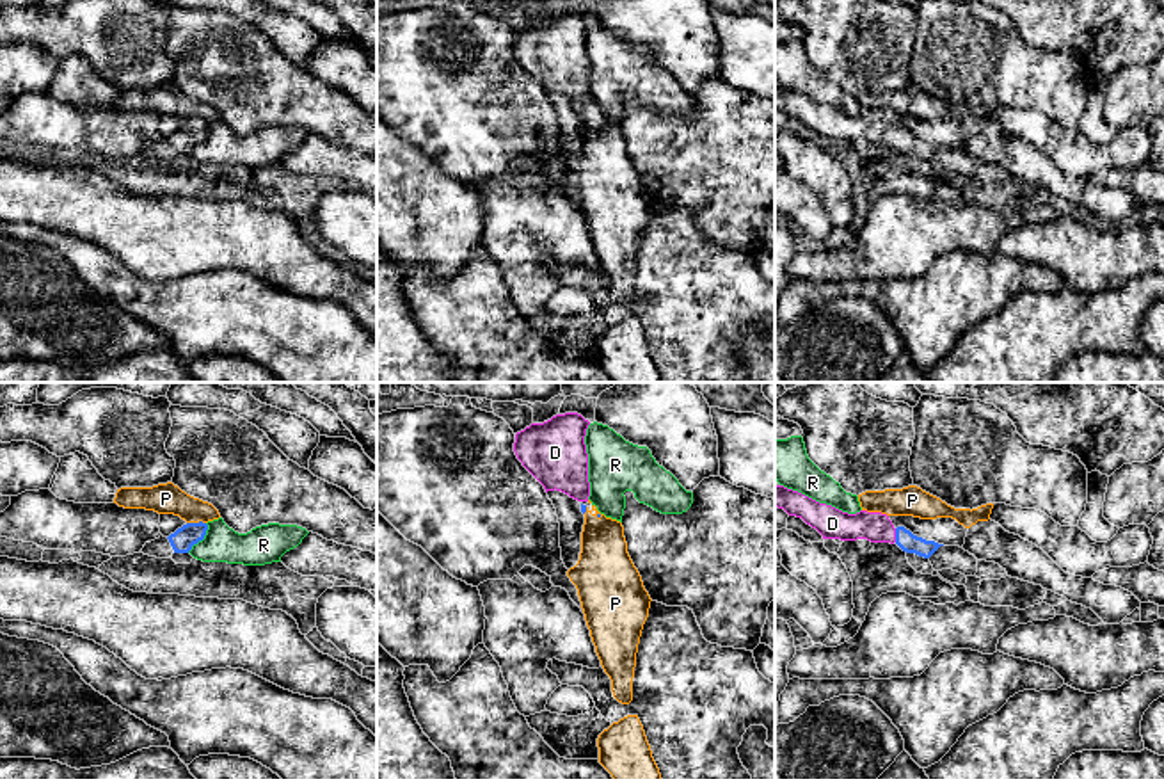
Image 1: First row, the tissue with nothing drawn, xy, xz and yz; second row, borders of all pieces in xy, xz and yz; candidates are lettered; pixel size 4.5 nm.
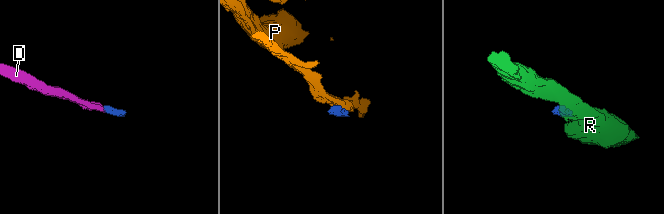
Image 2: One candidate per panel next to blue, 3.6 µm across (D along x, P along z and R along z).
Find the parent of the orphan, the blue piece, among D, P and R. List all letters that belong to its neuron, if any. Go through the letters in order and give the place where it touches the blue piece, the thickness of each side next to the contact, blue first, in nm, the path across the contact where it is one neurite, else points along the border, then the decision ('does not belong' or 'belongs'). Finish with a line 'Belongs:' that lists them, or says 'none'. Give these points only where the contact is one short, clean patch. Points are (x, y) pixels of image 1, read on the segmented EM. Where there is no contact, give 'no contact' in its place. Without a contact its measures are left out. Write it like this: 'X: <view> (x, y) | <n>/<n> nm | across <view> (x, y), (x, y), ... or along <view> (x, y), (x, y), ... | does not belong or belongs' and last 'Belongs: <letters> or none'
D: yz (896, 536) | 90/140 nm | across yz (905, 539), (896, 536), (875, 527) | belongs
P: xy (196, 523) | 110/140 nm | along xy (205, 522), (187, 523) | does not belong
R: xy (201, 539) | 110/160 nm | along xy (207, 523), (207, 534), (187, 552) | does not belong
Belongs: D

